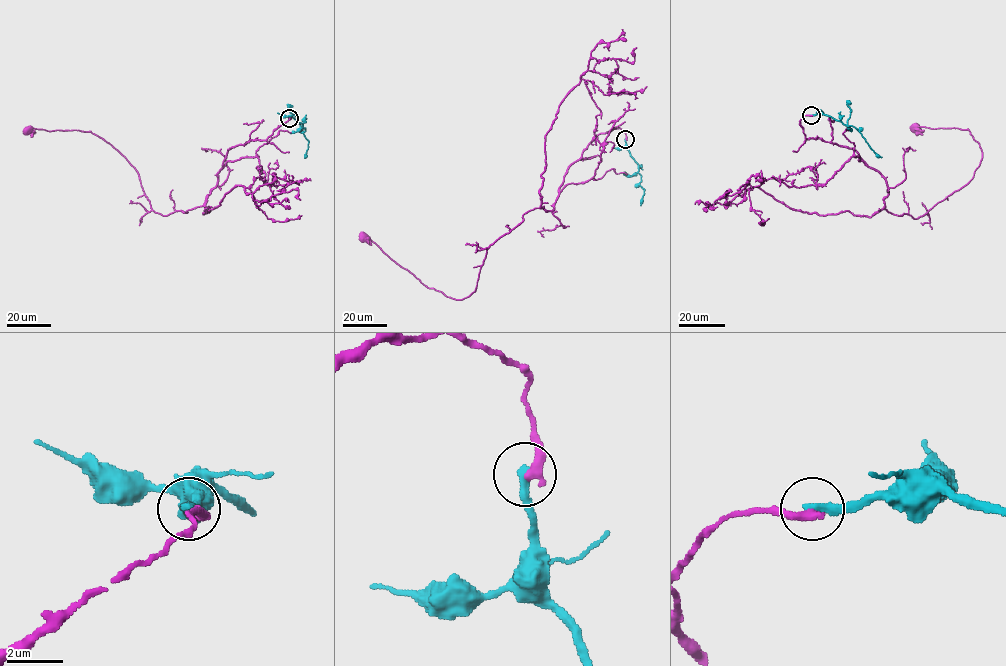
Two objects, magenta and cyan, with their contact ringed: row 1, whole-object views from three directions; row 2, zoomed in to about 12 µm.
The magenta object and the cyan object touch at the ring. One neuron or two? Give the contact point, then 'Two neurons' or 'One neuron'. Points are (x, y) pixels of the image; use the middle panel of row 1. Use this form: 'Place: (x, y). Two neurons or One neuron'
Place: (625, 139). Two neurons

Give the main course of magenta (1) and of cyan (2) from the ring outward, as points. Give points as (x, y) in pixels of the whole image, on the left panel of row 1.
1: (289, 118), (266, 140), (228, 150), (201, 206), (162, 215), (105, 140), (27, 130)
2: (289, 118), (292, 117), (305, 128), (303, 134), (308, 147), (304, 158)

